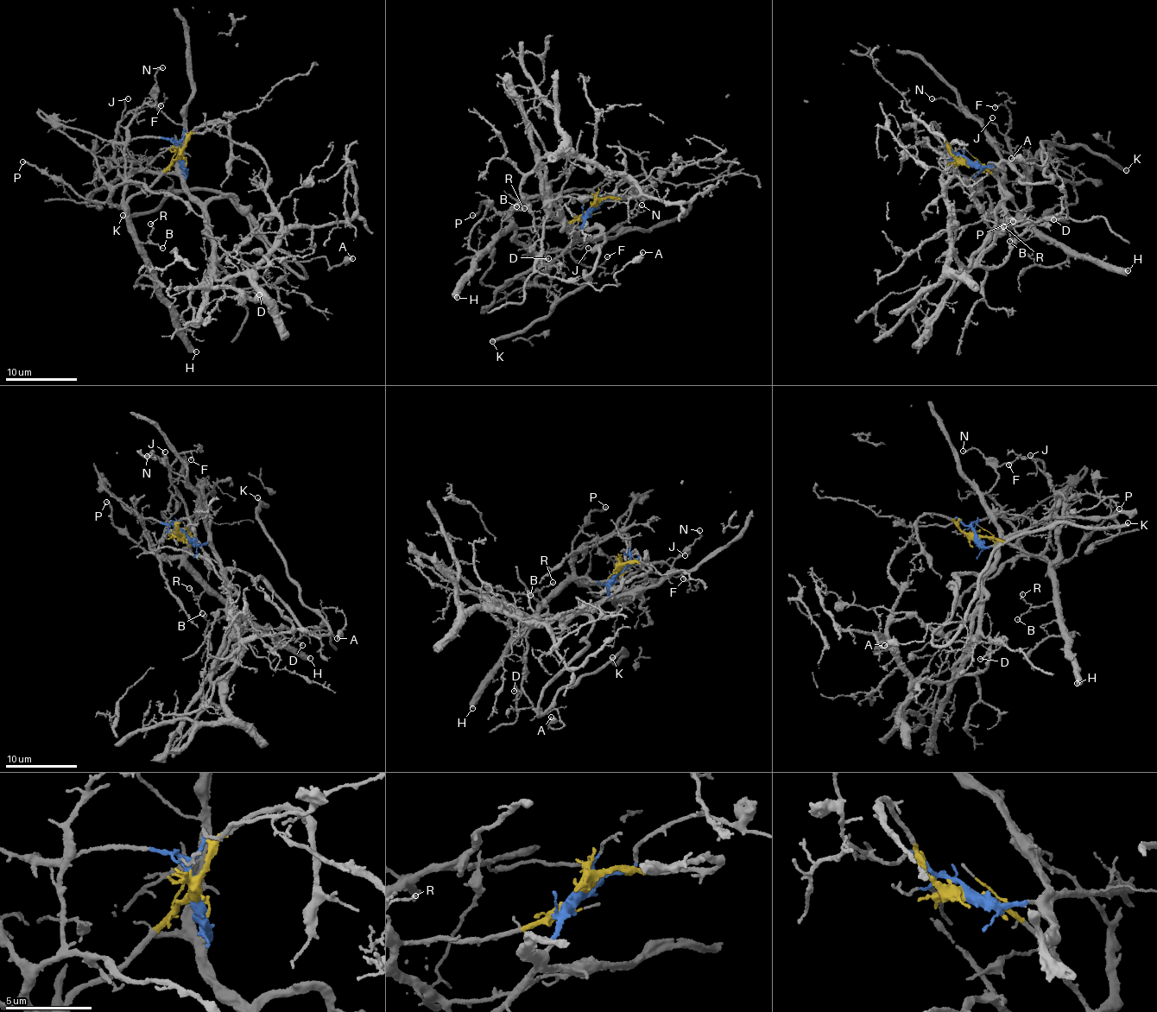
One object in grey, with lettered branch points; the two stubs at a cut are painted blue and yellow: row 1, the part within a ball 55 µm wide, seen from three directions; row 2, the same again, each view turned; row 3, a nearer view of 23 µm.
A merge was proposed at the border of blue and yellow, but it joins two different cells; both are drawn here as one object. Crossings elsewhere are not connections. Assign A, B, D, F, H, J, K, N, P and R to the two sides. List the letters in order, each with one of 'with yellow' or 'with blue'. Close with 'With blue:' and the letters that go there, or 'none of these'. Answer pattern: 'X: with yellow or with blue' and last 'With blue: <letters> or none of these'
A: with blue
B: with yellow
D: with blue
F: with yellow
H: with yellow
J: with yellow
K: with blue
N: with blue
P: with yellow
R: with yellow
With blue: A, D, K, N

